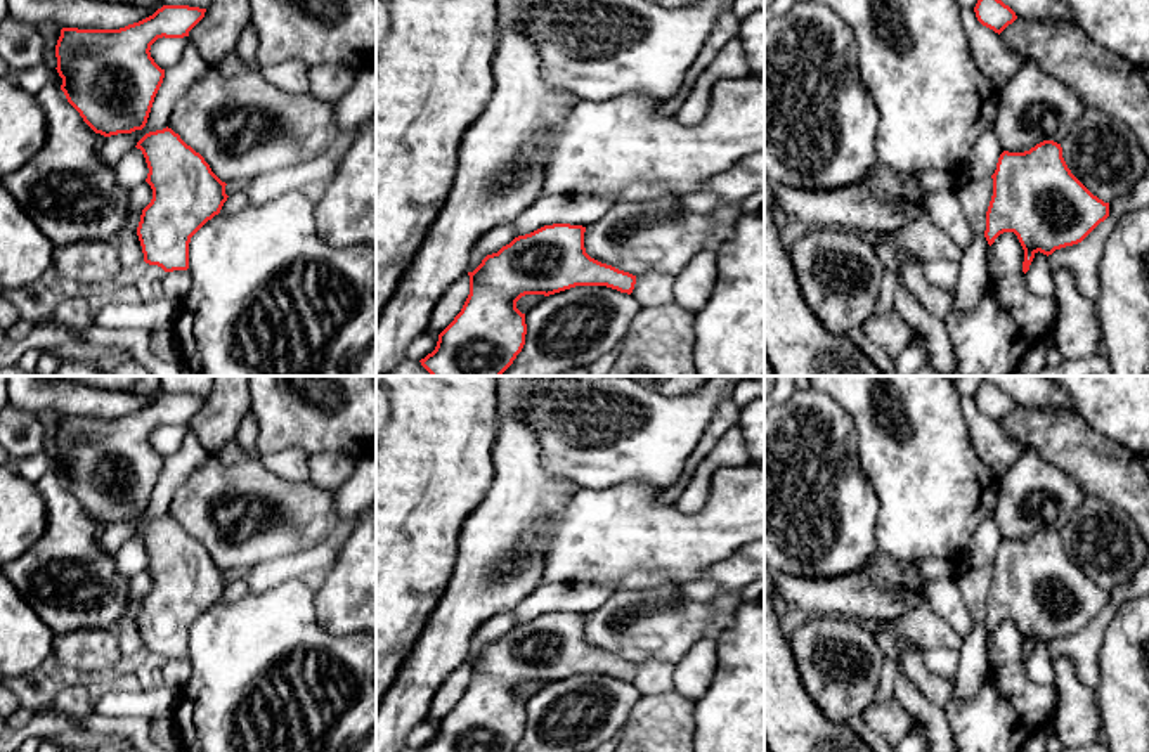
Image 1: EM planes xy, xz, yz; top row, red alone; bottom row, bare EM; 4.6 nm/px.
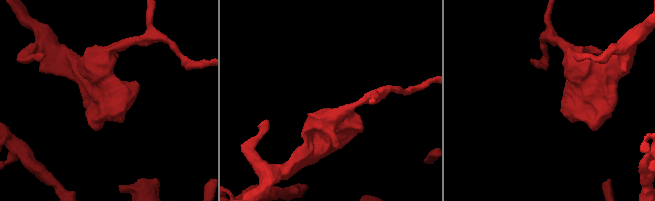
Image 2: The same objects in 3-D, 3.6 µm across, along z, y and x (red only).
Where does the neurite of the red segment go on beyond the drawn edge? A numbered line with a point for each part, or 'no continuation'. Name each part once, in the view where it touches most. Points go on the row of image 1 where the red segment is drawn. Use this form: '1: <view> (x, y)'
no continuation

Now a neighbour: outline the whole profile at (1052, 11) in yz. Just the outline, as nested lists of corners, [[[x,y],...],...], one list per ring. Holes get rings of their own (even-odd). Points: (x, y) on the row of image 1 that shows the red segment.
[[[1002,0],[1017,17],[1043,19],[1047,23],[1074,23],[1064,0]]]

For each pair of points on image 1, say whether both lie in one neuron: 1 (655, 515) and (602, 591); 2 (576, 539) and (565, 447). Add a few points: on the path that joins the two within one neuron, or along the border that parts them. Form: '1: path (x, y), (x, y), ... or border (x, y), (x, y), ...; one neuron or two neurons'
1: border (649, 572), (629, 572), (616, 583), (567, 583); two neurons
2: border (621, 482), (610, 487), (581, 489); two neurons

